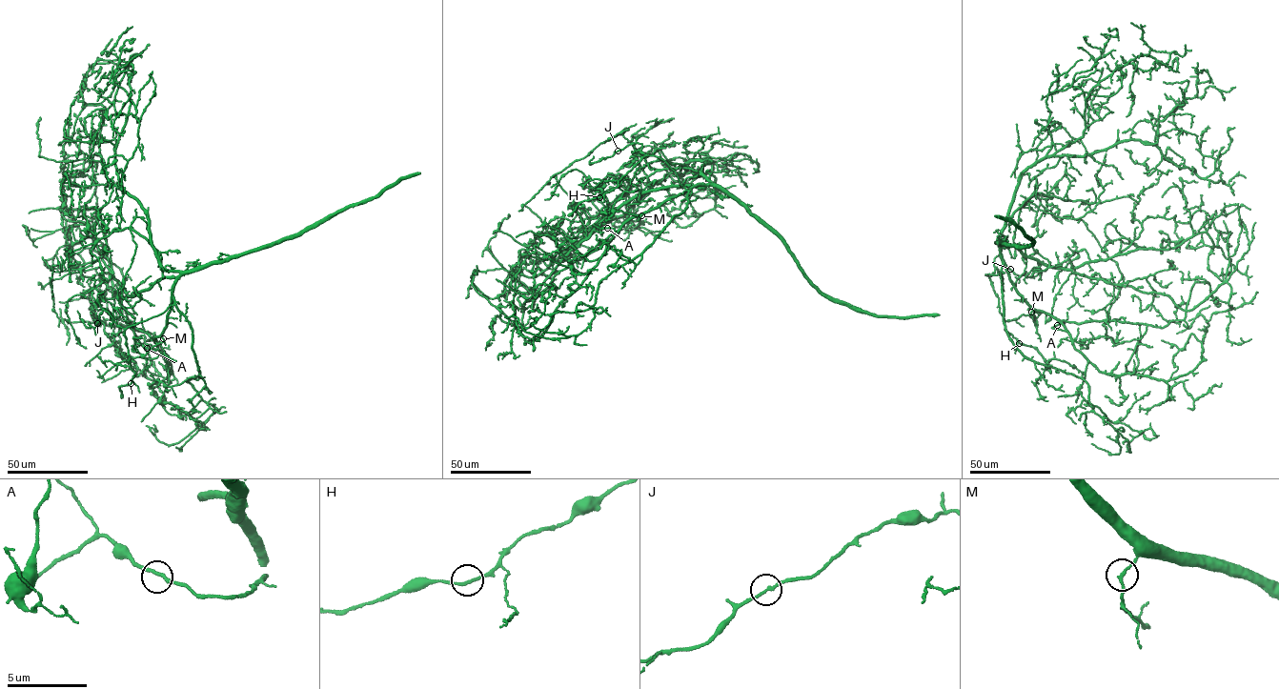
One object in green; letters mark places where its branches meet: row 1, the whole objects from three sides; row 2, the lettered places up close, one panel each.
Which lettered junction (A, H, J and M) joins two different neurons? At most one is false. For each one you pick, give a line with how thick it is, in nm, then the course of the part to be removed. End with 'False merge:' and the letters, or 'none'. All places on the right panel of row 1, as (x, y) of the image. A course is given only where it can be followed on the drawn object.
False merge: none

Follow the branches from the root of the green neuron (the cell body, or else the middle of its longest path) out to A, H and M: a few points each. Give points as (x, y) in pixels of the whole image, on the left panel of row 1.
A: (166, 277), (176, 279), (166, 327), (154, 338), (157, 349), (147, 348)
H: (166, 277), (176, 279), (174, 304), (125, 331), (130, 368), (134, 373), (131, 383)
M: (166, 277), (176, 279), (163, 338)

